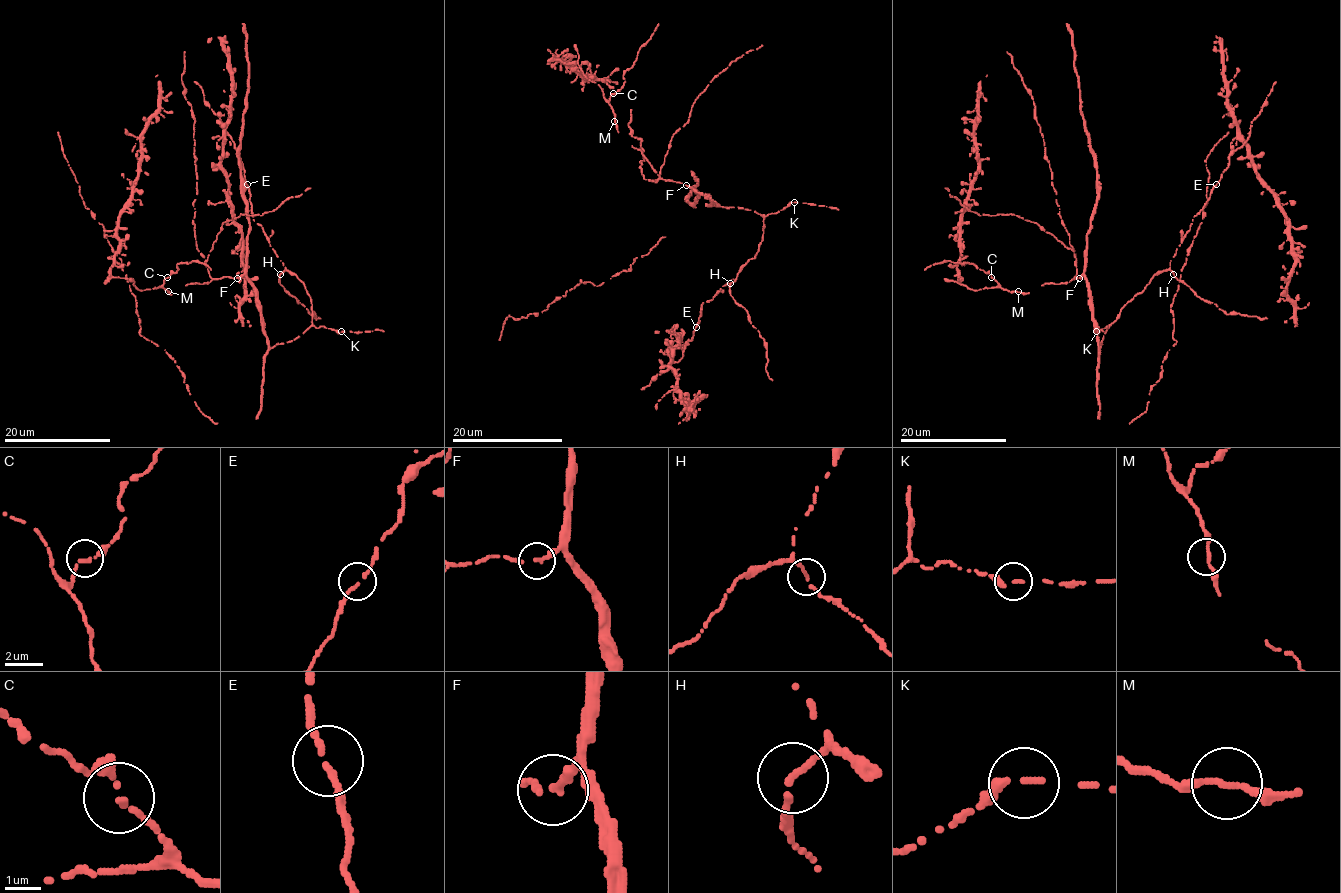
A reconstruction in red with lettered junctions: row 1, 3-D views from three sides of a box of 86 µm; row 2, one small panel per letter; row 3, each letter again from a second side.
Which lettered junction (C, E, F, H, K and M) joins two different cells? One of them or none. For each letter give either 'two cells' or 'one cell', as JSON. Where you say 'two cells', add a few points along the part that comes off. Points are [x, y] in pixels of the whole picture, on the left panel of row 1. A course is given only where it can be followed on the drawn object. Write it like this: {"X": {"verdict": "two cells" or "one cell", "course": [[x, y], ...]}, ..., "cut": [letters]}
{"C": {"verdict": "one cell"}, "E": {"verdict": "one cell"}, "F": {"verdict": "one cell"}, "H": {"verdict": "one cell"}, "K": {"verdict": "one cell"}, "M": {"verdict": "one cell"}, "cut": []}

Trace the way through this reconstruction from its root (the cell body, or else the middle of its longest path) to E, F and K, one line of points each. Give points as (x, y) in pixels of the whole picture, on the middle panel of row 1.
E: (728, 208), (760, 213), (762, 241), (736, 279), (703, 302), (696, 327)
F: (728, 208), (686, 184)
K: (728, 208), (739, 207), (766, 216), (794, 202)

